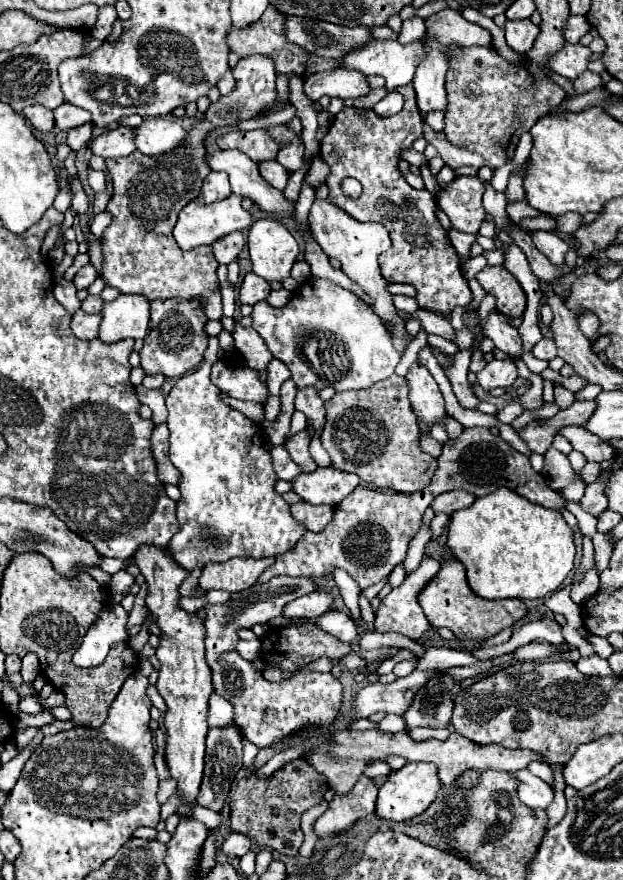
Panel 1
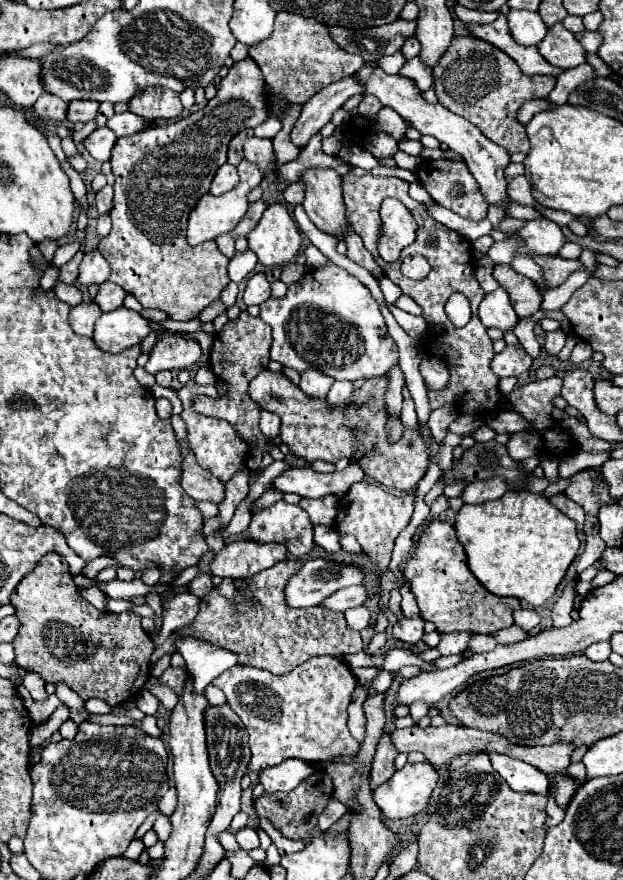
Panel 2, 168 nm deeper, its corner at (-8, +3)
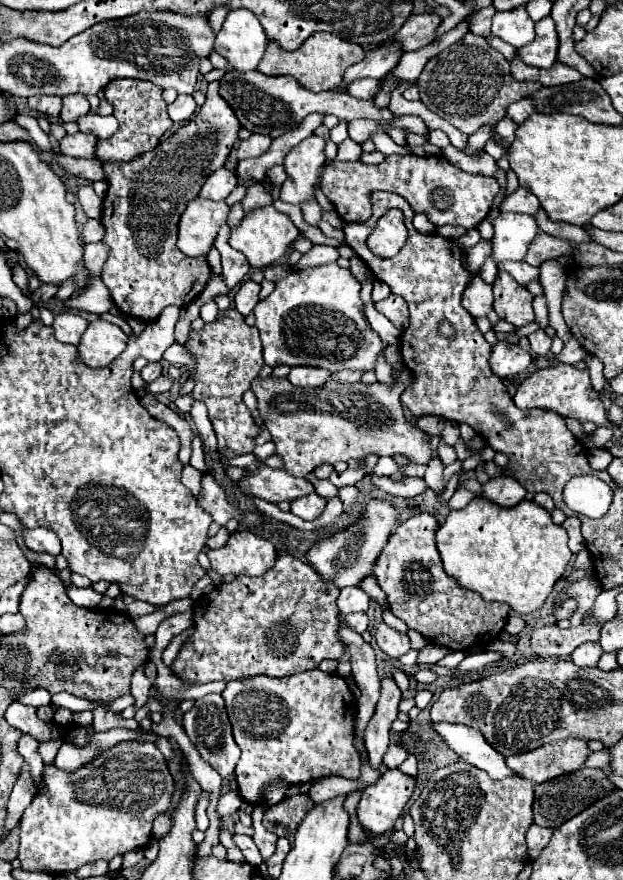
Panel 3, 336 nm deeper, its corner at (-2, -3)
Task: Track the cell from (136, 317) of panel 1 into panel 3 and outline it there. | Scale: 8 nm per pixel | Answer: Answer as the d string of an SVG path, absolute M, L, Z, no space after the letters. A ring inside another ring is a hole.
M96 319L84 331L78 353L88 367L106 367L126 349L126 343L128 337L118 325Z

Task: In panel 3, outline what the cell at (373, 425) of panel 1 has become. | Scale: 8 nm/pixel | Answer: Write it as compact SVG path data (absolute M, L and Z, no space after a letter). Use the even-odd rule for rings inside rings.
M370 475L374 487L386 491L388 495L394 497L416 497L420 493L424 493L426 483L420 477L402 477L402 479L392 479L392 477L384 477L384 475Z

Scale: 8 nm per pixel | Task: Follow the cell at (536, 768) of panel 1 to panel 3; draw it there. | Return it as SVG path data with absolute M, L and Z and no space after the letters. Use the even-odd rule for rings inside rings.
M532 825L532 827L528 829L528 849L530 849L530 857L532 857L532 859L546 847L546 843L548 843L550 837L552 837L552 833L554 833L554 829L550 829L550 827L540 827L540 825Z

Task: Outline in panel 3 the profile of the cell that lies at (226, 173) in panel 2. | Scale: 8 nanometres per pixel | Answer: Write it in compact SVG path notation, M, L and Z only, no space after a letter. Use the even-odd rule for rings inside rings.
M222 167L206 179L200 191L200 197L210 199L210 201L224 201L234 191L234 187L236 187L236 175Z

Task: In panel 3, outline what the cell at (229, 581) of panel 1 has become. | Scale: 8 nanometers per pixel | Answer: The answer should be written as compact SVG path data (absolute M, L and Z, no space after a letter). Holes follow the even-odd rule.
M248 531L234 533L234 535L230 535L230 539L224 547L208 551L212 571L216 571L218 575L264 575L270 567L274 567L276 557L278 557L276 547L270 541L266 541L254 533L248 533Z

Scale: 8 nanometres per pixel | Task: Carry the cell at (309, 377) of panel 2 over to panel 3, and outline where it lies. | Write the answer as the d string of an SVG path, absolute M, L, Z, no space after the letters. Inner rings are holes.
M294 367L288 375L288 381L296 387L322 387L330 379L330 371L316 367Z

